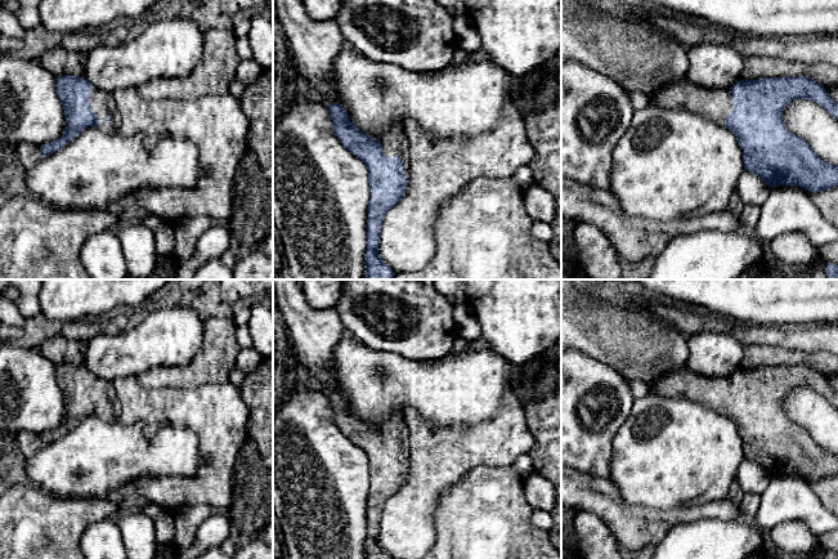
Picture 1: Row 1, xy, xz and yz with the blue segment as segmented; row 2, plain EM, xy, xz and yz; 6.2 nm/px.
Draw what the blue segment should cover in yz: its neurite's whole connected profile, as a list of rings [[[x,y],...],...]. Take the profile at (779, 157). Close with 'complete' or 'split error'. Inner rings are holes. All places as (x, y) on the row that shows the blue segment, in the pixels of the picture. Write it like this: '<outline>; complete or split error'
[[[807,76],[740,80],[726,89],[707,89],[682,80],[655,91],[649,100],[663,108],[699,115],[729,129],[743,149],[744,170],[757,174],[771,188],[797,185],[815,193],[837,187],[838,165],[823,161],[803,138],[785,126],[783,111],[797,99],[810,99],[838,120],[838,104],[824,86]]]; split error

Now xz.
[[[332,103],[328,108],[335,135],[368,170],[371,198],[364,256],[366,277],[394,280],[395,272],[378,254],[378,242],[386,213],[403,198],[408,185],[408,143],[404,126],[394,125],[377,140],[360,131],[341,104]]]; split error

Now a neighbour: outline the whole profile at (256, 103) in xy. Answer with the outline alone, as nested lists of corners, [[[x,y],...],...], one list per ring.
[[[273,66],[245,86],[241,108],[248,120],[247,147],[273,179]]]

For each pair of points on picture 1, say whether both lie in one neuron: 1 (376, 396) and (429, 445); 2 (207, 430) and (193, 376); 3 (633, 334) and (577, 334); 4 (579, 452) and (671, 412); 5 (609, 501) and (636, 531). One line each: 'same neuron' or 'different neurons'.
1: different neurons
2: different neurons
3: same neuron
4: different neurons
5: same neuron

